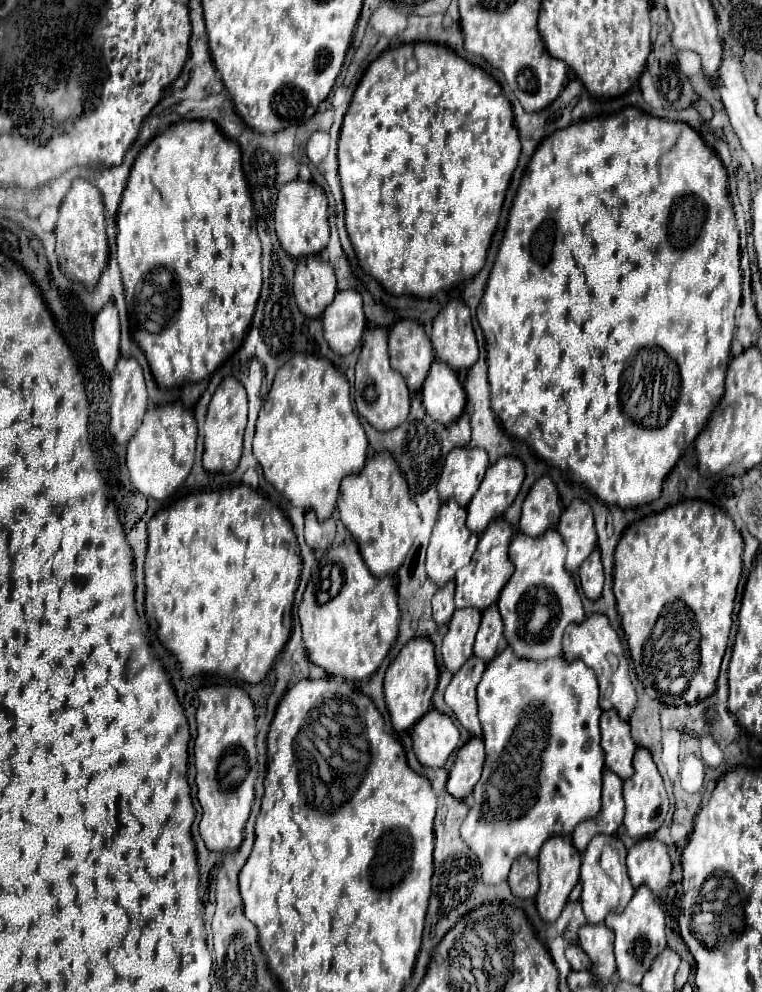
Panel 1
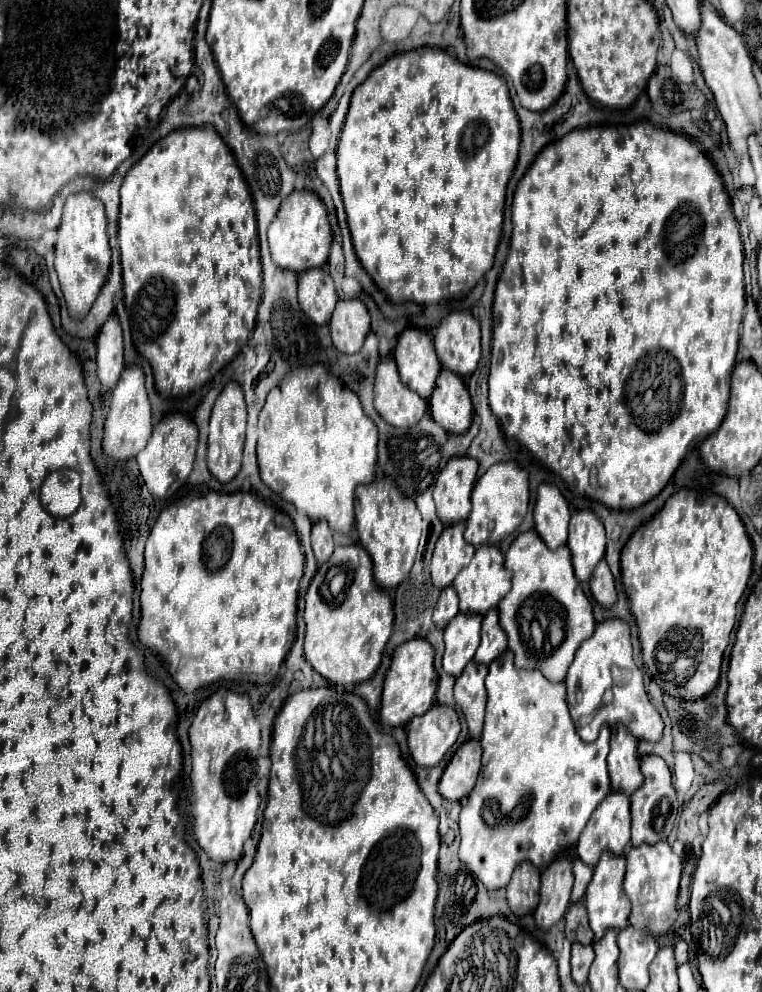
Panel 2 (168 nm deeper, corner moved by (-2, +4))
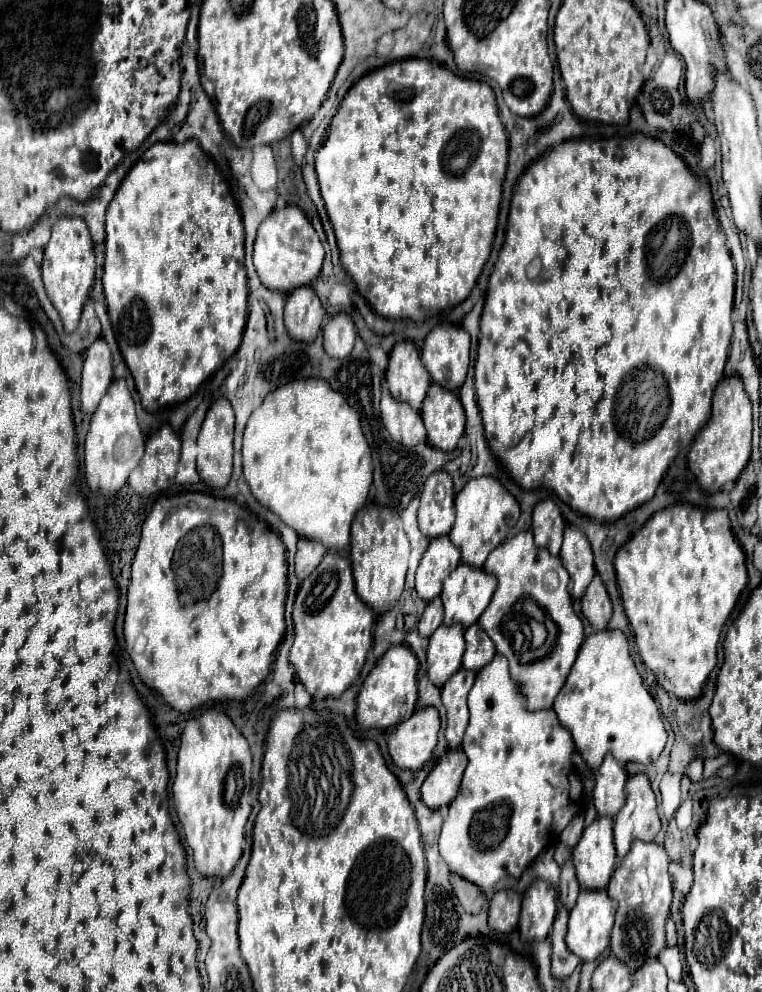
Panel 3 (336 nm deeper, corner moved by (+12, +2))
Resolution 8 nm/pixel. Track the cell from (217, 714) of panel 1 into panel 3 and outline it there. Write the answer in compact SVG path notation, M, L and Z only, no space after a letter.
M206 709L200 717L188 719L182 731L176 781L172 785L176 813L180 823L184 823L186 841L194 853L194 867L204 877L228 877L236 867L236 861L242 857L244 849L244 827L250 815L250 787L252 787L252 753L246 737L234 727L232 719L220 713L218 709Z

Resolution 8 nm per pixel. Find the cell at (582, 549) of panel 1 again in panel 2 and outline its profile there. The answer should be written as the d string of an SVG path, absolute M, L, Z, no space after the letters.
M582 509L572 513L568 547L572 551L572 565L576 577L580 581L588 581L596 563L604 557L606 547L604 525L594 511Z

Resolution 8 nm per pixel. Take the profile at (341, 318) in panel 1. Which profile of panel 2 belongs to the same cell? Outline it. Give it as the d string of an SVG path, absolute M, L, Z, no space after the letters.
M360 299L338 301L330 319L332 343L340 353L358 353L370 331L370 315Z

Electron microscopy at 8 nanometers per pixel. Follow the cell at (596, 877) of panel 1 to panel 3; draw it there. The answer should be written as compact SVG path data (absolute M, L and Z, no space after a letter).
M580 891L576 899L576 907L570 911L568 921L568 933L566 933L566 945L580 961L596 961L606 947L610 945L610 929L614 925L614 913L616 913L616 901L608 897L608 893L602 891Z

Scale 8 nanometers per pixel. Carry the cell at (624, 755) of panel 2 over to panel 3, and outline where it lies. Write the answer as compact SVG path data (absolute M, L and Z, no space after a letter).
M606 757L596 771L596 787L594 787L594 807L598 817L616 817L616 813L624 807L624 783L628 775L626 769L614 761L614 757Z

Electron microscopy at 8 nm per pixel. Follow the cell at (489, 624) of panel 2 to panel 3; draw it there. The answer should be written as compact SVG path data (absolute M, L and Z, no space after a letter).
M478 625L468 627L464 637L466 637L466 653L462 659L462 667L472 669L472 671L480 671L496 655L494 643Z

